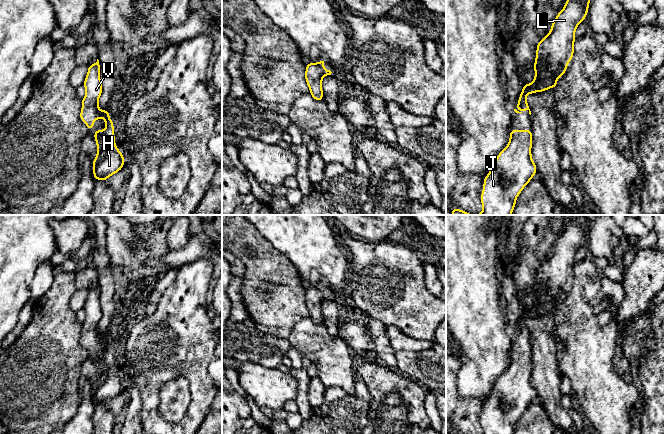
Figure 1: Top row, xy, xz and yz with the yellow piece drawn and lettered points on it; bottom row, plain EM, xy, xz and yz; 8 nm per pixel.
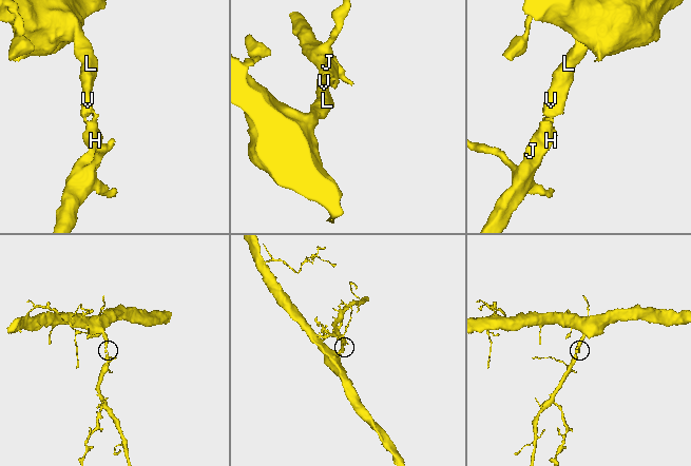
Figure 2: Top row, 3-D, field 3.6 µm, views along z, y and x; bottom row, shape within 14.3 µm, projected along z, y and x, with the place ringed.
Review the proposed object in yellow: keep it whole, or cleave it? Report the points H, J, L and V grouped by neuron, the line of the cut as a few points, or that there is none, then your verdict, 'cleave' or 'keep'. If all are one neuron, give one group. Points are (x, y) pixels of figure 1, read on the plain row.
groups H J L V; cut none; keep

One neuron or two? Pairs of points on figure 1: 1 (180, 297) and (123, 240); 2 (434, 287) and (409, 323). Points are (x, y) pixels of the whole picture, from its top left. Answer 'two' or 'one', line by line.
1: two
2: two

